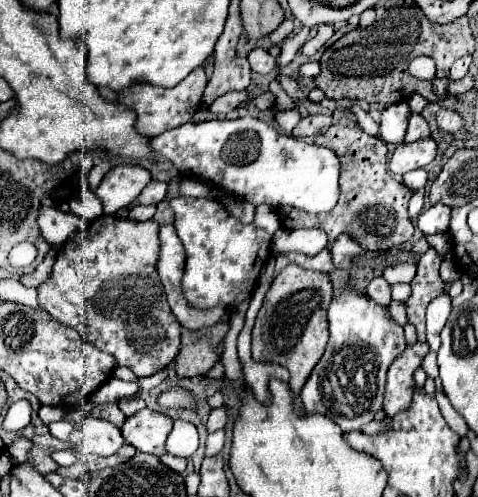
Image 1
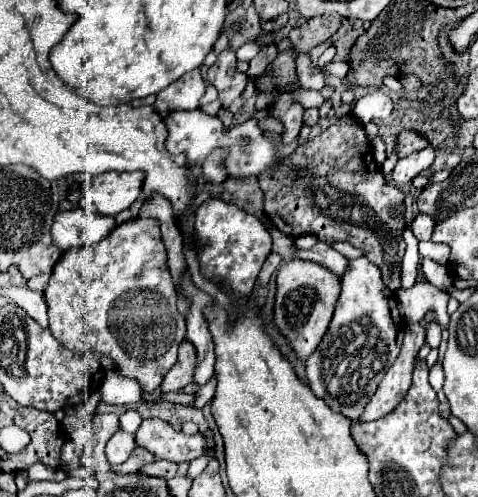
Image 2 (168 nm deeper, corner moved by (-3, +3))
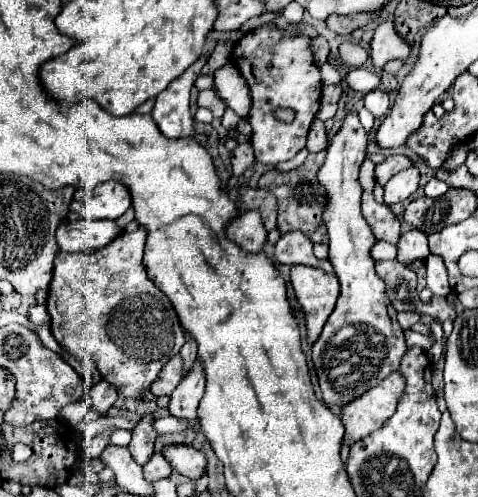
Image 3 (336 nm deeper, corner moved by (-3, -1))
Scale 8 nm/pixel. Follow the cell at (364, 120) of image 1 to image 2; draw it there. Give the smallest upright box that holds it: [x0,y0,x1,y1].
[292,88,326,109]

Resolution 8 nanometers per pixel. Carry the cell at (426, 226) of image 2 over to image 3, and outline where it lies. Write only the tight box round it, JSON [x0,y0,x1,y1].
[396,229,430,265]

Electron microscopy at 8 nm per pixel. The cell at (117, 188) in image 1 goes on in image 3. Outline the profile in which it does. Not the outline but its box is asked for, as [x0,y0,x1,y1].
[88,181,132,219]

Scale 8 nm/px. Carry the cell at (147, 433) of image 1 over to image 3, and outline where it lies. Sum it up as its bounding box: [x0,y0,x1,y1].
[164,445,206,481]

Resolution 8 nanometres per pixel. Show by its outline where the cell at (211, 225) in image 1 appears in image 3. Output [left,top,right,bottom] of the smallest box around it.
[228,211,266,251]

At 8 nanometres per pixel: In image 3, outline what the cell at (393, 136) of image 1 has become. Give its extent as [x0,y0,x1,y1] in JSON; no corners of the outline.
[364,89,388,117]

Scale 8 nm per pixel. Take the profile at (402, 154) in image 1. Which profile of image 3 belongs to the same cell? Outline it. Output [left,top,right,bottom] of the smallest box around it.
[384,167,420,207]

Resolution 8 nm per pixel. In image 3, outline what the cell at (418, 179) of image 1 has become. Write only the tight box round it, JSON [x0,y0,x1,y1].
[426,177,450,197]

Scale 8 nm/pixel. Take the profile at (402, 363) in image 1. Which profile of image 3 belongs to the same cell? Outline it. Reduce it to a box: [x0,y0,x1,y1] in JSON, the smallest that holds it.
[340,373,404,447]

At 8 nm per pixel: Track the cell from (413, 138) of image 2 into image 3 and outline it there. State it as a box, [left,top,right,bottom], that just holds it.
[376,155,412,185]

